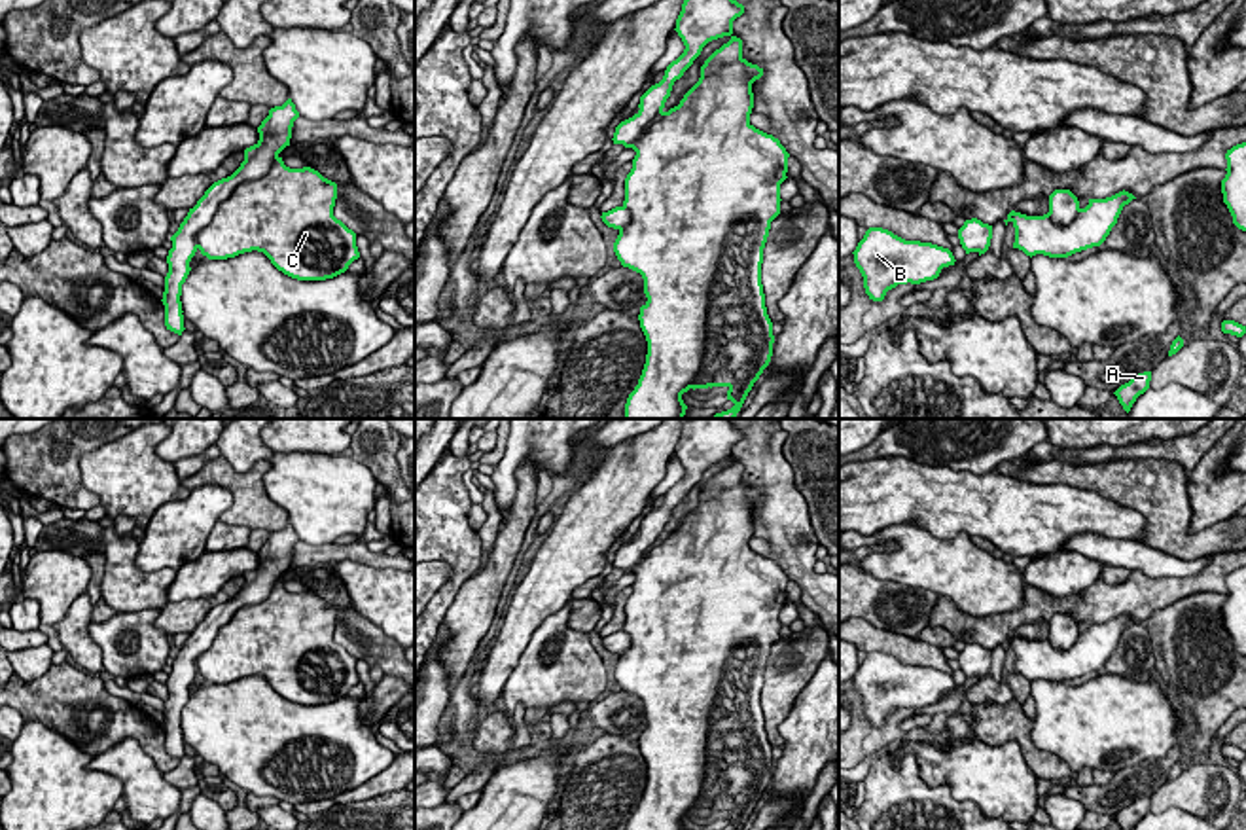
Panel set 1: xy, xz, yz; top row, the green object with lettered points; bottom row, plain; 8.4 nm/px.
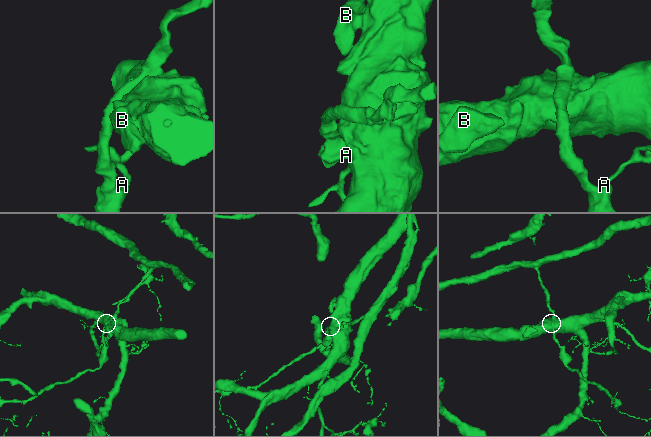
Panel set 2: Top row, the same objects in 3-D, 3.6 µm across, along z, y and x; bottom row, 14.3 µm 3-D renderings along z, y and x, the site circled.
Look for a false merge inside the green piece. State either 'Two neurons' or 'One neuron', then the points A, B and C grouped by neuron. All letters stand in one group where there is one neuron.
Two neurons. Groups: A / B C

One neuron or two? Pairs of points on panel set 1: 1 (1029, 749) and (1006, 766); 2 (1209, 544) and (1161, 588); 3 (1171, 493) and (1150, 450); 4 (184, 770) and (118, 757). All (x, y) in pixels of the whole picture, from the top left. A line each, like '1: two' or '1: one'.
1: two
2: two
3: two
4: two

